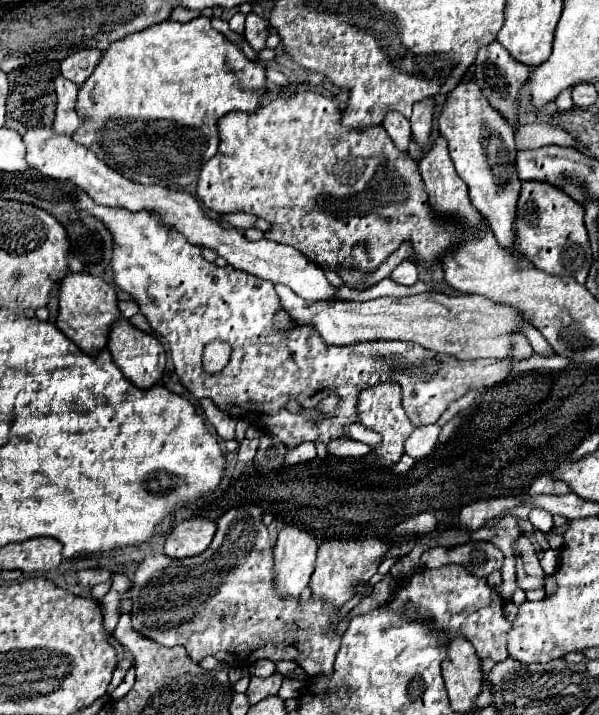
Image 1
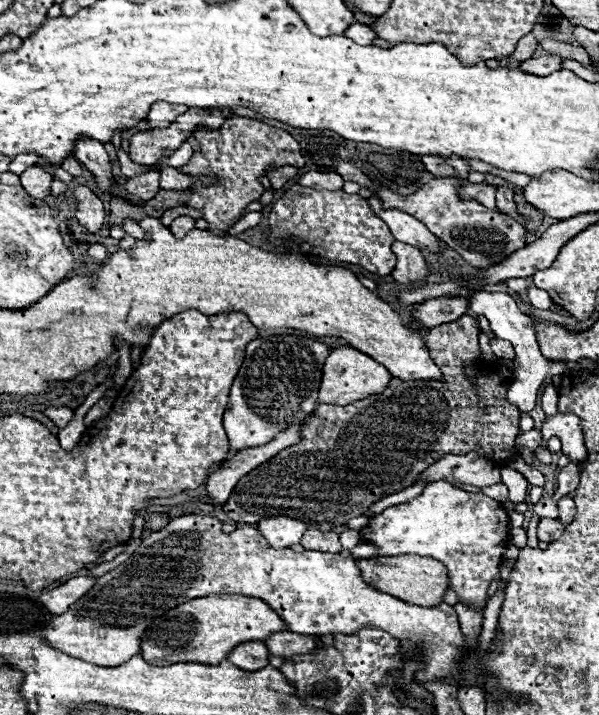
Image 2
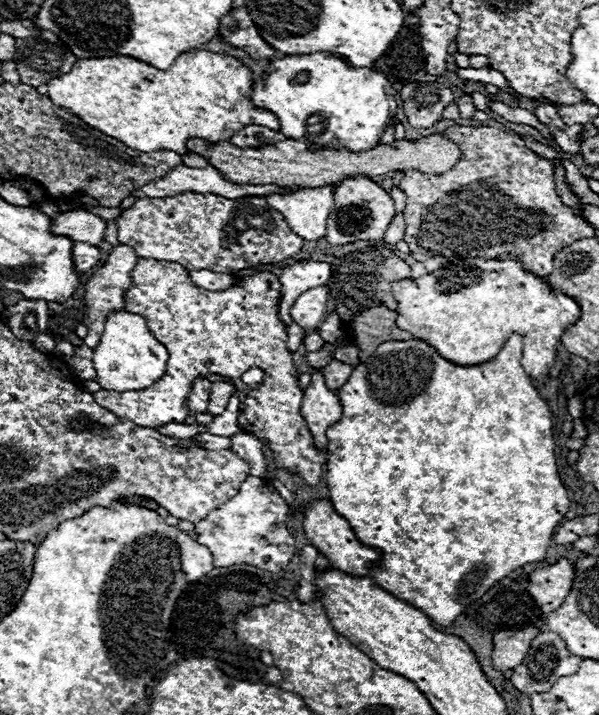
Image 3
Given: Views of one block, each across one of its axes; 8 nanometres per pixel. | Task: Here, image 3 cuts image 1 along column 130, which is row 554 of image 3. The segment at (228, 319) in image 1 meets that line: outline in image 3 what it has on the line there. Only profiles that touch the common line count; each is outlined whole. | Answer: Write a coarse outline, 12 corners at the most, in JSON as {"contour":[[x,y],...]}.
{"contour":[[264,478],[196,522],[214,566],[282,572],[288,506]]}

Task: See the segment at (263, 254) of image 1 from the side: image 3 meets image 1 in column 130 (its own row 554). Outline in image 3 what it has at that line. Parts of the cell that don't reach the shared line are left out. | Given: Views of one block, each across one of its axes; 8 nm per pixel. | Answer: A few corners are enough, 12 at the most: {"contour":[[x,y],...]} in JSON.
{"contour":[[180,532],[184,576],[200,580],[214,570],[212,554]]}

